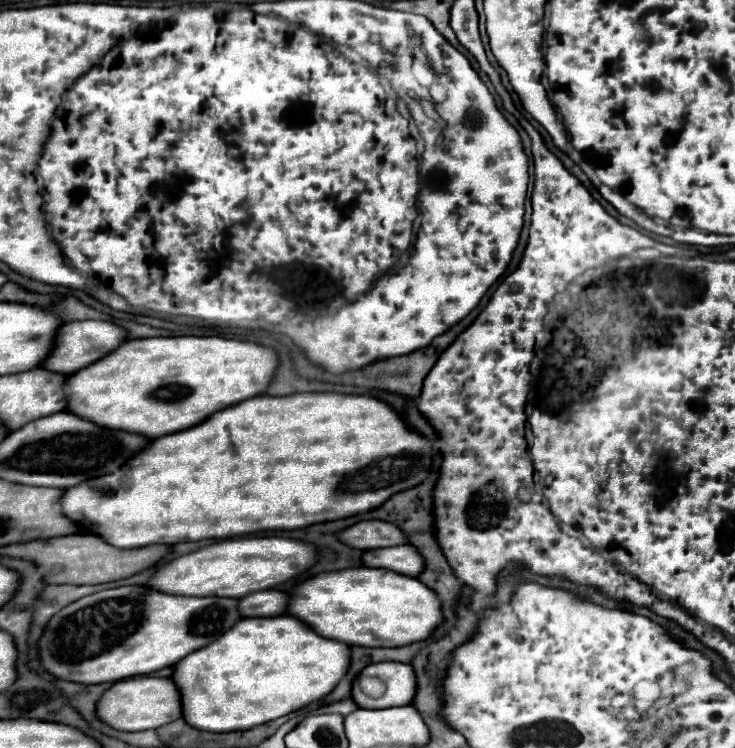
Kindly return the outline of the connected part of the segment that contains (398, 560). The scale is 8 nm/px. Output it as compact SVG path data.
M390 546L390 548L374 548L362 554L362 564L370 568L386 568L404 576L416 576L420 570L420 556L412 546Z

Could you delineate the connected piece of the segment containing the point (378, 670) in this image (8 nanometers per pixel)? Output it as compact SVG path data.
M378 662L366 666L360 674L364 676L376 676L386 682L386 692L380 698L366 696L358 682L352 684L352 700L358 704L358 708L392 708L392 706L404 706L408 698L412 698L412 690L416 690L416 680L412 678L412 666L402 662Z

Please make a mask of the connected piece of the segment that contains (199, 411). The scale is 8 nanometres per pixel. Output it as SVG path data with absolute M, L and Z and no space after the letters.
M170 336L126 340L110 354L102 356L84 370L78 370L66 378L66 410L102 428L142 434L148 440L154 440L156 436L196 426L216 410L262 394L268 388L276 372L276 366L278 356L274 350L252 342L238 342L218 336Z

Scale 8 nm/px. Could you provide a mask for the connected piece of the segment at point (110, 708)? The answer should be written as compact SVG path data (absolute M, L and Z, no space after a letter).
M136 676L114 682L96 702L96 716L98 720L106 722L114 730L124 732L140 732L146 730L146 724L168 724L182 718L180 694L170 678L148 678Z

